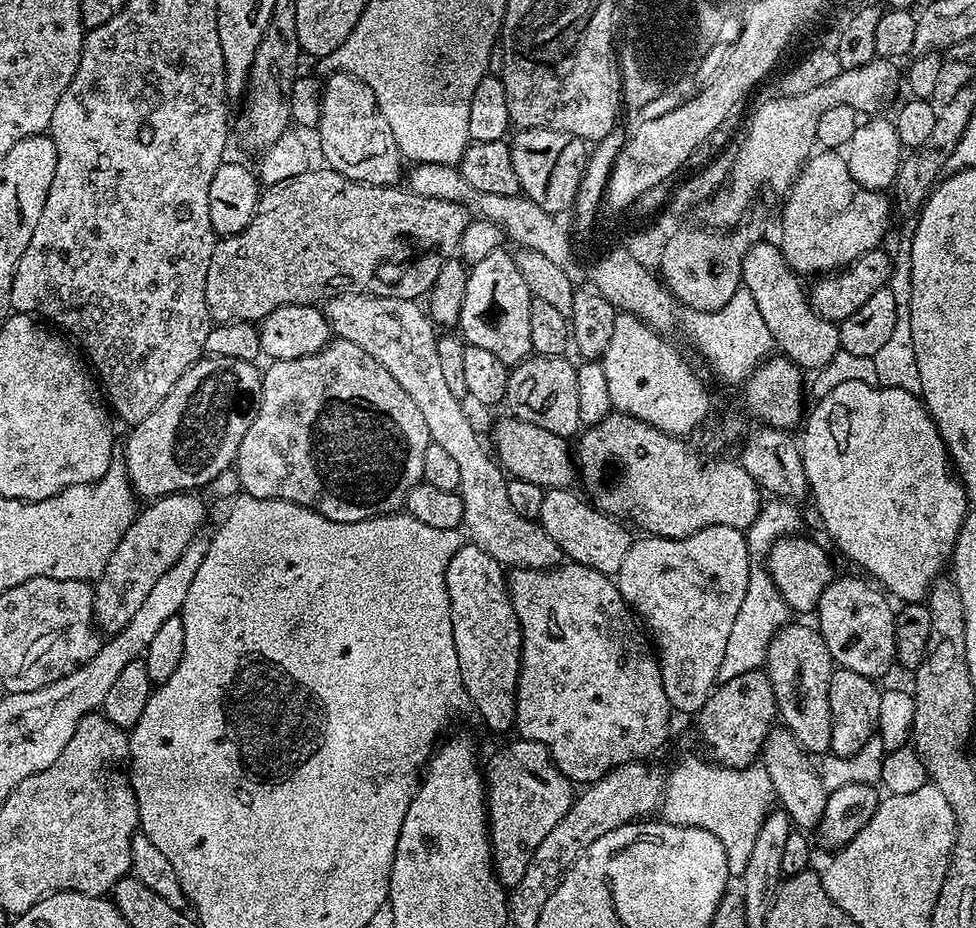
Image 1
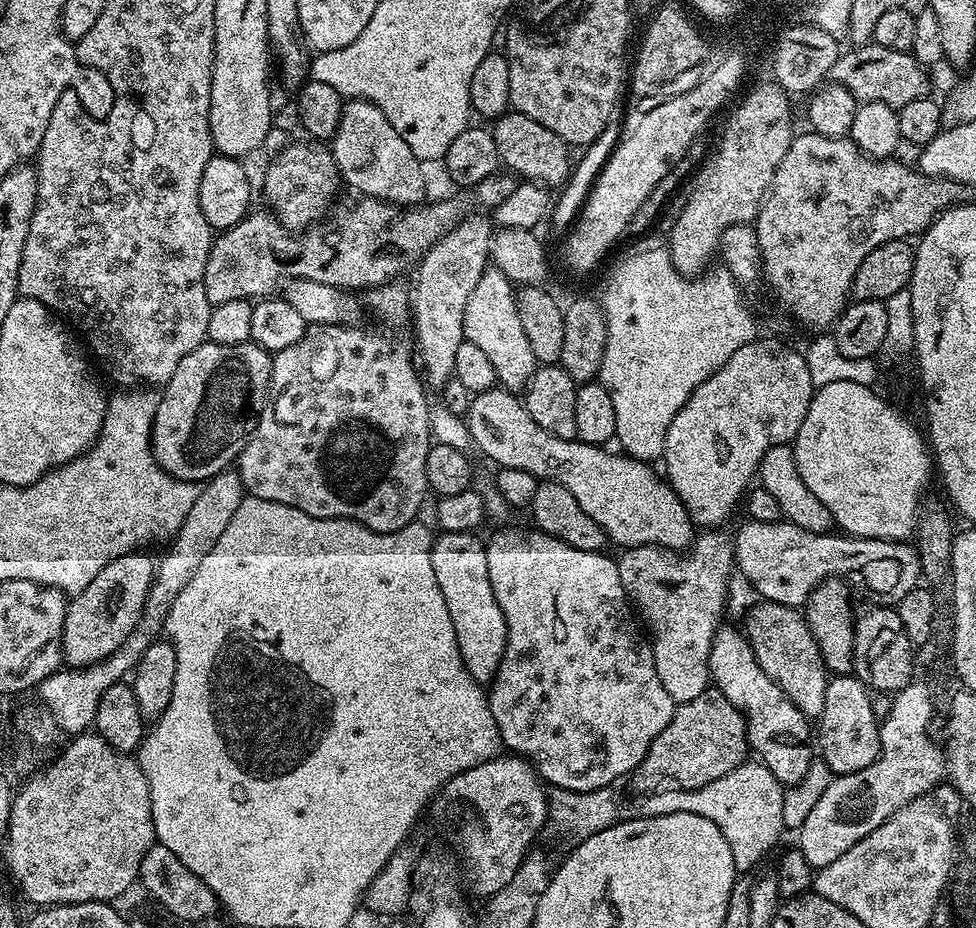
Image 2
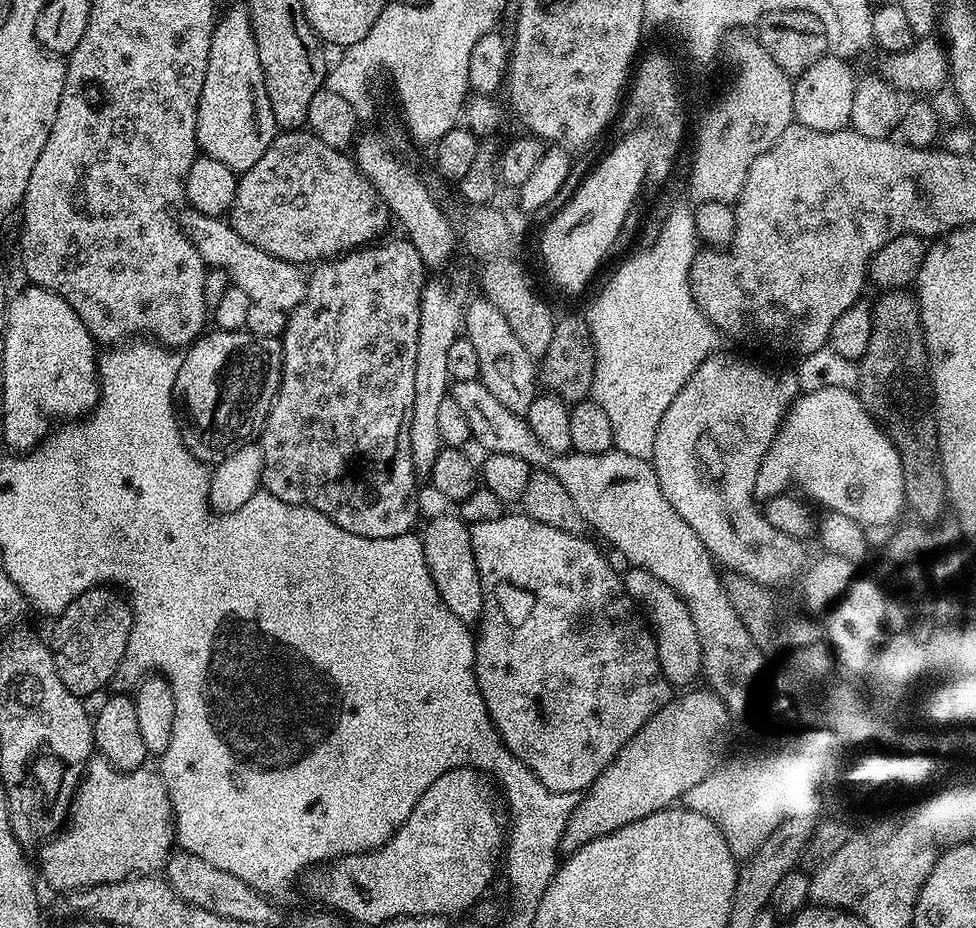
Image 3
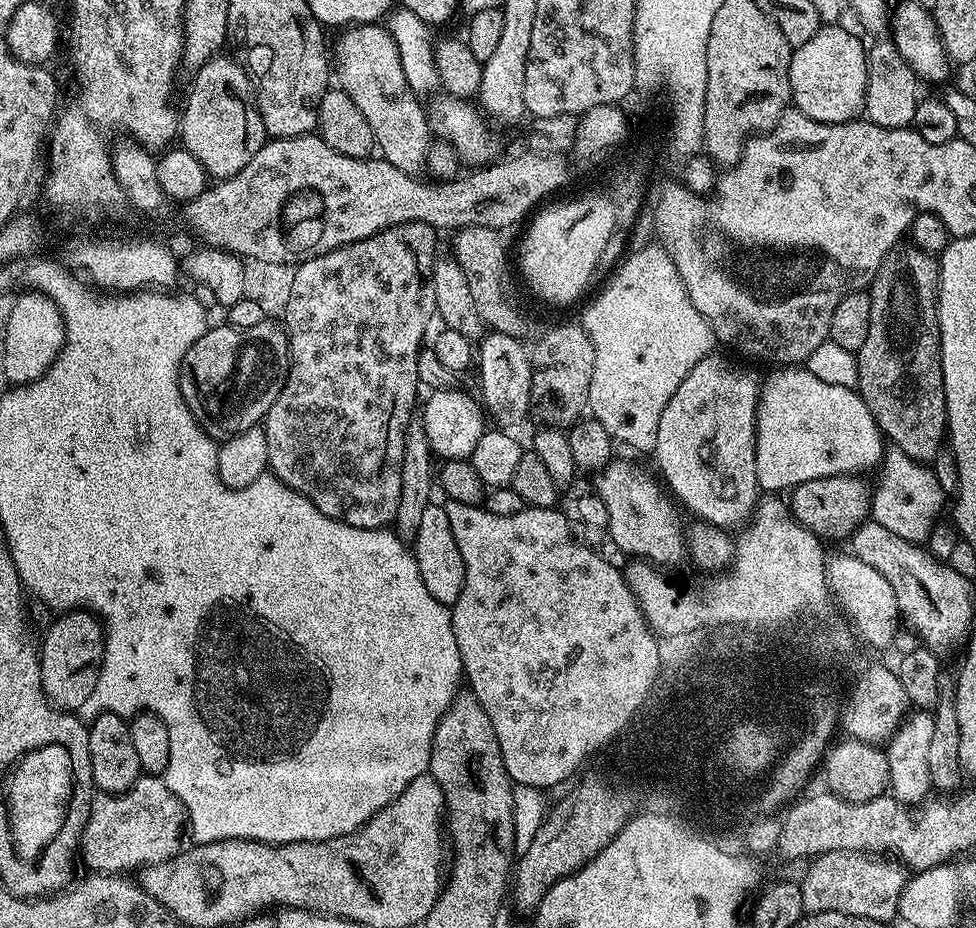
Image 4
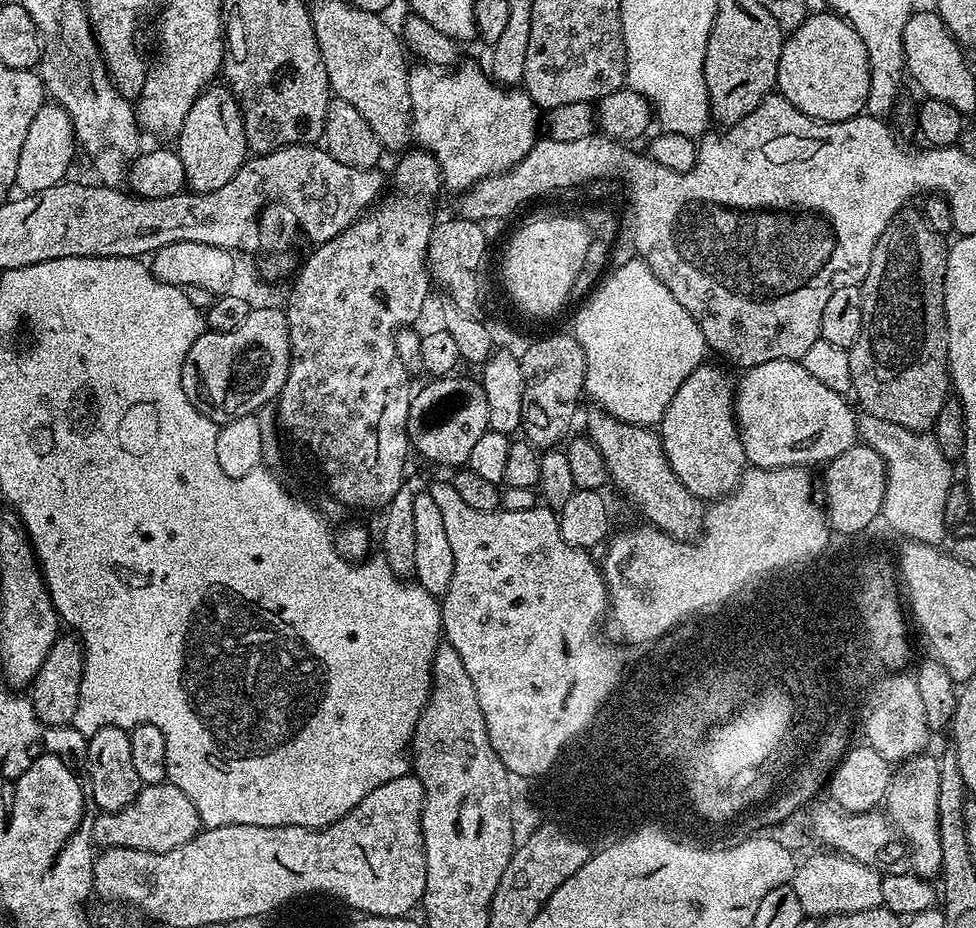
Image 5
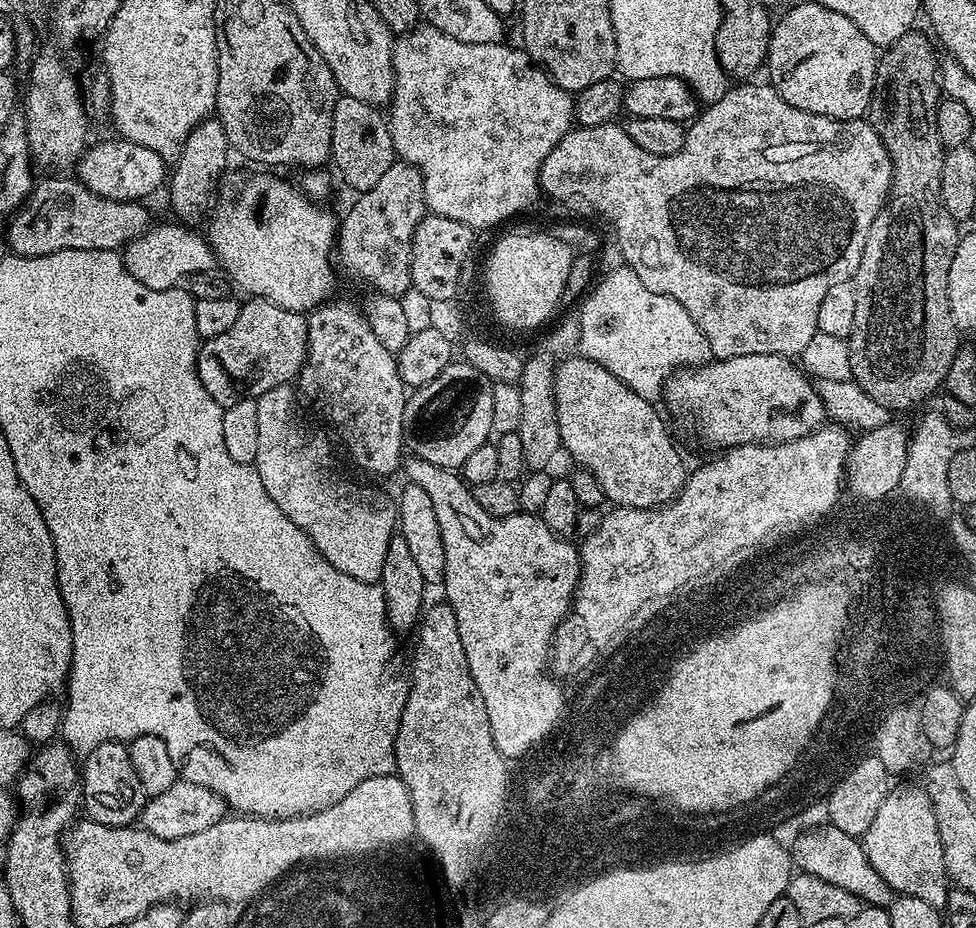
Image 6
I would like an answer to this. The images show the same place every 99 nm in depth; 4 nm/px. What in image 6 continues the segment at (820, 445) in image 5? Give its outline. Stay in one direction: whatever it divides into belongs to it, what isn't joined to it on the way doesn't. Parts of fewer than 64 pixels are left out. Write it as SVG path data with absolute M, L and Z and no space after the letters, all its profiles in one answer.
M742 354L742 358L726 358L725 360L713 359L709 362L701 363L699 366L684 366L673 371L672 375L664 381L662 385L662 400L668 403L668 408L676 416L689 416L696 423L696 430L701 438L708 444L713 444L716 450L727 450L736 448L740 444L762 444L765 442L783 442L786 440L801 440L803 436L808 436L821 427L826 420L824 404L820 400L820 395L816 392L813 381L806 375L803 367L799 363L793 362L787 356L778 354Z

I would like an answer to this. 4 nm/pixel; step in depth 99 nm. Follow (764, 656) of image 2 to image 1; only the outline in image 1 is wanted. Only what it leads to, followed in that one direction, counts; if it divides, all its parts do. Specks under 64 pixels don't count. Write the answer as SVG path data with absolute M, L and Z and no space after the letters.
M789 622L777 630L768 647L764 659L764 668L770 678L770 686L774 690L776 711L783 727L794 734L794 738L809 754L824 754L830 749L832 737L832 711L830 710L830 678L834 671L832 655L826 650L826 642L815 627L808 624Z

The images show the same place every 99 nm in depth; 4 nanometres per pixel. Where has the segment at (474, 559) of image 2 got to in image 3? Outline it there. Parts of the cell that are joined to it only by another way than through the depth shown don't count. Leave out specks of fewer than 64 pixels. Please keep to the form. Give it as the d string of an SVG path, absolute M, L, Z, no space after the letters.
M456 514L436 516L425 526L422 539L426 566L430 570L430 578L434 578L434 586L438 594L442 594L442 602L446 602L446 607L463 624L475 625L484 611L484 599L482 598L482 582L478 578L478 566L474 562L469 525Z

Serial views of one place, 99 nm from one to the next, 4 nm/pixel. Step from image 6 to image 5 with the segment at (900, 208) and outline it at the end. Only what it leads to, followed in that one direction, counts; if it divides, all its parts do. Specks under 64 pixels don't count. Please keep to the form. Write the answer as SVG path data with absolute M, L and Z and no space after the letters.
M905 210L899 212L886 226L882 238L878 238L878 246L874 246L874 258L870 258L870 270L866 270L866 278L859 285L862 298L862 334L858 334L858 342L847 349L850 358L850 378L852 392L856 396L855 403L864 407L863 411L874 418L882 418L886 422L894 422L894 426L906 426L911 432L927 433L933 427L942 410L942 406L950 399L950 381L948 379L948 327L944 317L944 279L946 278L946 262L948 261L949 245L944 244L945 237L934 231L919 211Z

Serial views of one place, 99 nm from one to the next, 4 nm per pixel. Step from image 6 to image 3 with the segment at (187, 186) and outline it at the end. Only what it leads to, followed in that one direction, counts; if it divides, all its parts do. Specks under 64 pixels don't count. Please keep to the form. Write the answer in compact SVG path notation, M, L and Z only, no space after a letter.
M247 7L228 8L224 17L215 21L210 42L210 54L206 62L206 78L198 98L196 111L196 146L203 155L222 162L231 172L242 174L266 154L266 150L278 135L278 125L274 110L270 110L270 98L266 94L264 71L258 62L258 48L254 42L252 23L248 17Z

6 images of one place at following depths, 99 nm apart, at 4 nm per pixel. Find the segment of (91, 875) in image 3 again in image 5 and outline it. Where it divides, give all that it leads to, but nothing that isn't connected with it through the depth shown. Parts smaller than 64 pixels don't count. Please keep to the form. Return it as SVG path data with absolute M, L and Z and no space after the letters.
M165 782L141 787L134 802L122 810L97 815L92 821L92 839L104 848L165 852L190 842L201 828L200 815L194 802L190 802L190 798L186 798L178 786Z

